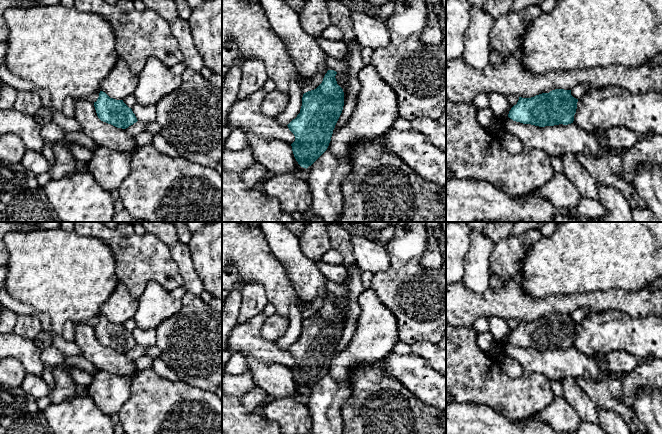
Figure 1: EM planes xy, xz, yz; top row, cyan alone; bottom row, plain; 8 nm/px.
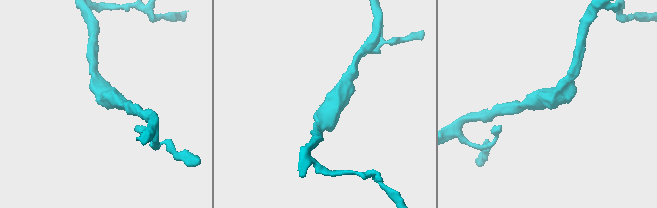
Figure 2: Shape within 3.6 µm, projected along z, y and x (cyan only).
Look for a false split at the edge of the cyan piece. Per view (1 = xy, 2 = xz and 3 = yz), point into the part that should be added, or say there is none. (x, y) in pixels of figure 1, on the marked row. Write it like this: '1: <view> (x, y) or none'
1: none
2: none
3: none

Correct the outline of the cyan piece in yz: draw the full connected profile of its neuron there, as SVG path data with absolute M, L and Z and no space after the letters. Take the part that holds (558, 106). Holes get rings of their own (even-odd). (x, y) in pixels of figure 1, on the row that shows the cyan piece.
M555 89L531 98L519 97L508 117L516 122L539 127L568 125L574 121L577 102L571 90Z

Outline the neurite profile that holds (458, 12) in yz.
M446 0L446 61L462 56L465 48L464 34L471 21L473 3L467 0Z

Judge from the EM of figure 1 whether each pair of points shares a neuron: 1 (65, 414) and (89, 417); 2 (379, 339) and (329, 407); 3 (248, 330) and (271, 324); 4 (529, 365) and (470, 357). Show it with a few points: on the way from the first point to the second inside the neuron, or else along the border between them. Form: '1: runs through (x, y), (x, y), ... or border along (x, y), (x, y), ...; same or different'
1: runs through (71, 417), (83, 417); same
2: runs through (361, 352), (339, 374), (334, 389); same
3: border along (267, 317), (260, 328), (260, 334), (274, 341); different
4: border along (524, 371), (539, 373), (546, 379); different

